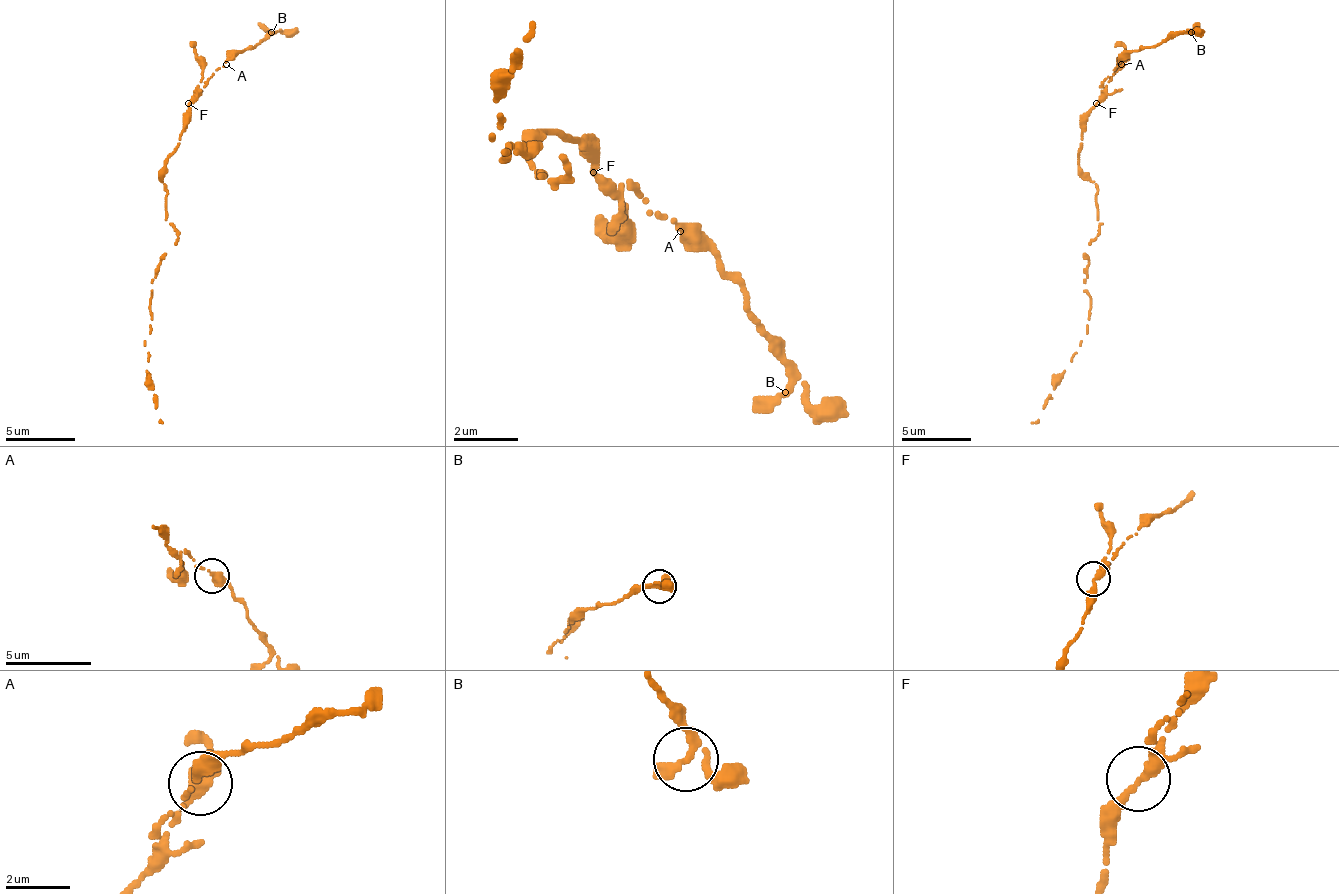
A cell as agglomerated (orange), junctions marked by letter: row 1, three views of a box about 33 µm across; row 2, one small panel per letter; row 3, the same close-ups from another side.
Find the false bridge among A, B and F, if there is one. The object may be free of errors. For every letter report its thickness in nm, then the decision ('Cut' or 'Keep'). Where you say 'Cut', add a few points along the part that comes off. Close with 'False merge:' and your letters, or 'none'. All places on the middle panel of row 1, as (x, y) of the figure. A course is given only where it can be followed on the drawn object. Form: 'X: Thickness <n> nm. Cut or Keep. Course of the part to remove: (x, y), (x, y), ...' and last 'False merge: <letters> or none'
A: Thickness 400 nm. Keep
B: Thickness 300 nm. Keep
F: Thickness 300 nm. Keep
False merge: none

